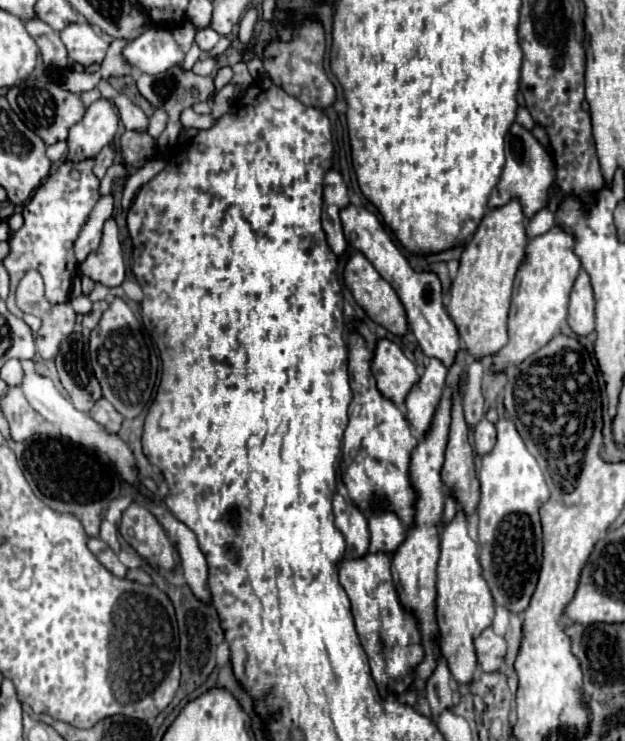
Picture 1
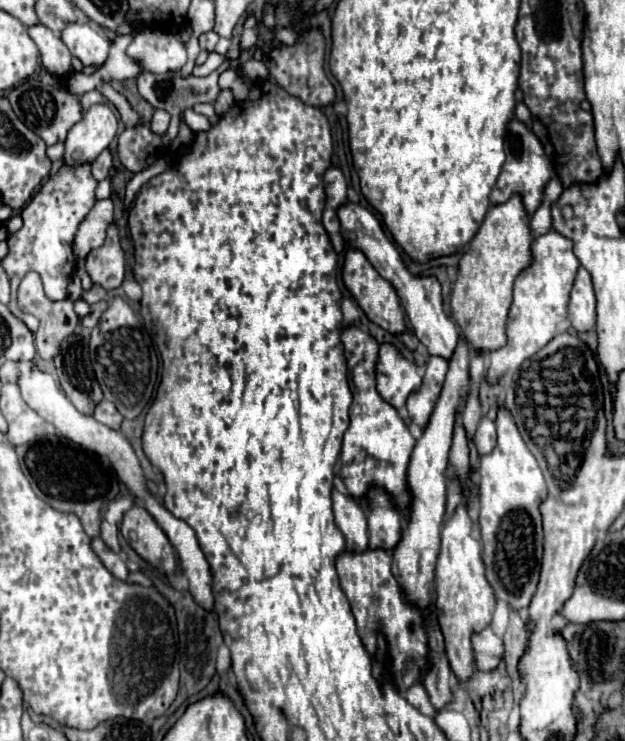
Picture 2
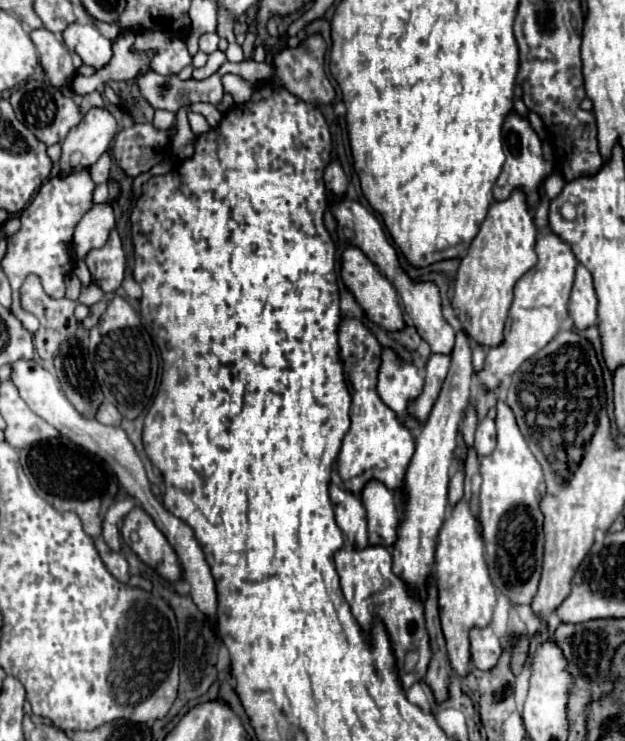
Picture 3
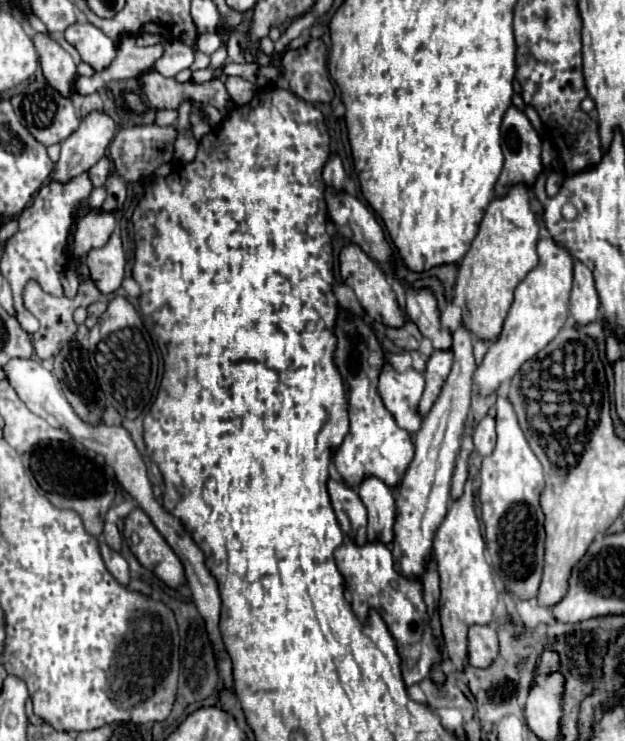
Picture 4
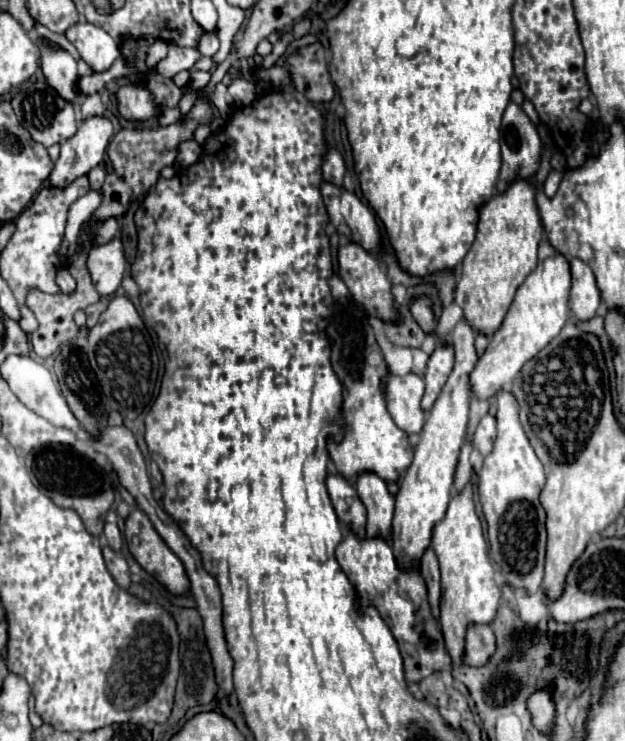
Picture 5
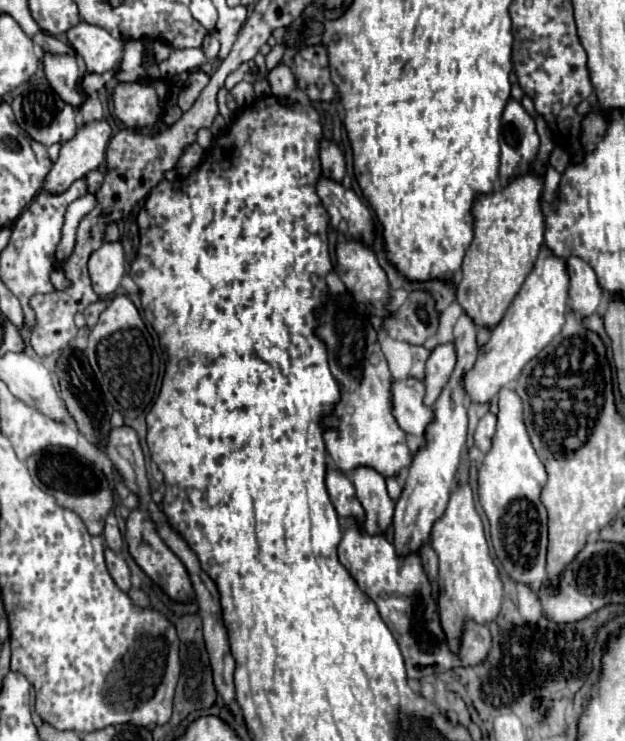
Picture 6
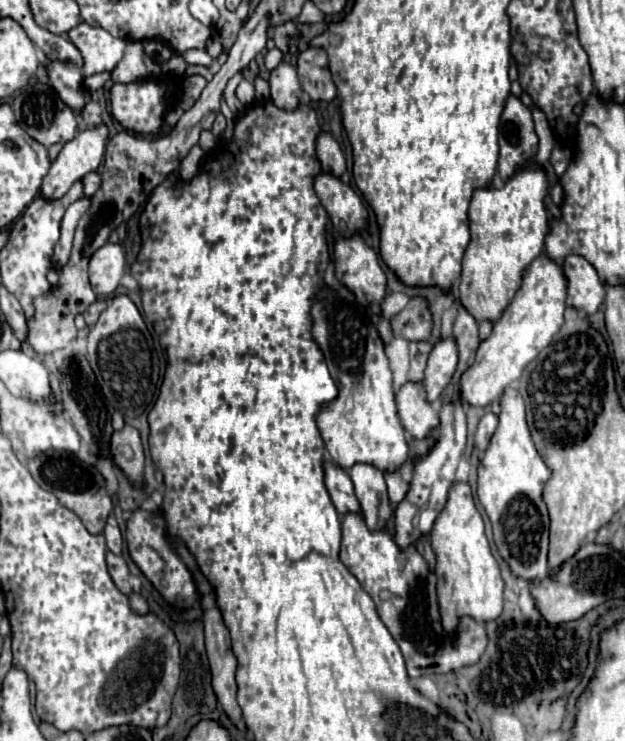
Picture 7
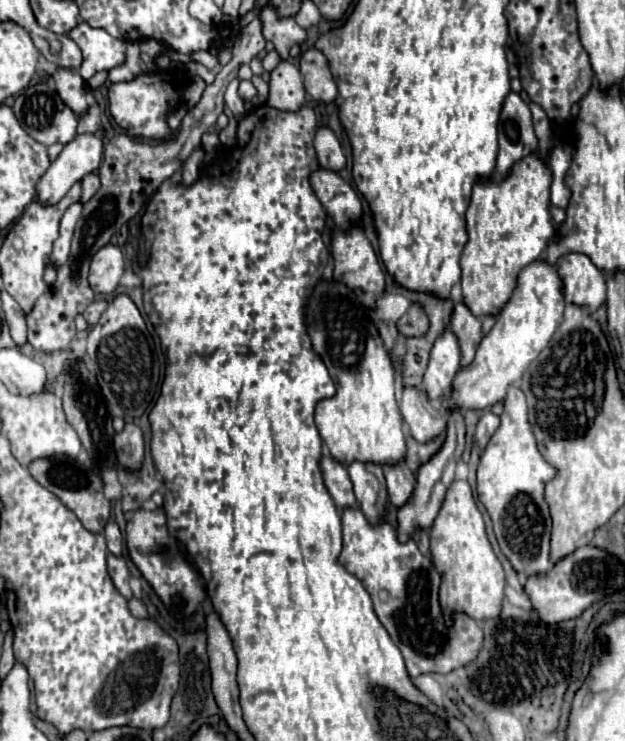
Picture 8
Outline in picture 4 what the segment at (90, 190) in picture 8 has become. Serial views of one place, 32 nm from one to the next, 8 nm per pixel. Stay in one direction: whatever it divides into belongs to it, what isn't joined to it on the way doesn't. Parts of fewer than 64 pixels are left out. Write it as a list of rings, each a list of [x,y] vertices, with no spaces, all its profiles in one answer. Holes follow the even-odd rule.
[[[108,156],[100,158],[100,162],[96,162],[96,166],[92,166],[92,168],[88,170],[88,174],[90,174],[90,180],[92,180],[92,184],[94,184],[96,188],[102,186],[102,184],[106,182],[108,174],[110,174],[110,158],[108,158]]]

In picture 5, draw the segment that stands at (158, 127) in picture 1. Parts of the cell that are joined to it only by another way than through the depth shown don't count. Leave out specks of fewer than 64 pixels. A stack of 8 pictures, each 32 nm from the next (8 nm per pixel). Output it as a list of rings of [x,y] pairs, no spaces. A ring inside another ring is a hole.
[[[162,108],[158,114],[158,124],[160,126],[170,126],[180,120],[180,110],[178,108]]]

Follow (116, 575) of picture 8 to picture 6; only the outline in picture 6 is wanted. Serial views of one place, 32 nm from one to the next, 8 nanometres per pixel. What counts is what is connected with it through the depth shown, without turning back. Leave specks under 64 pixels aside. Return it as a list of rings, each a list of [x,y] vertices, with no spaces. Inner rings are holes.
[[[104,548],[104,558],[106,558],[108,572],[110,572],[110,576],[114,578],[116,586],[118,586],[120,590],[128,592],[128,590],[130,590],[130,570],[128,570],[124,558],[122,558],[120,554],[108,550],[108,548]]]

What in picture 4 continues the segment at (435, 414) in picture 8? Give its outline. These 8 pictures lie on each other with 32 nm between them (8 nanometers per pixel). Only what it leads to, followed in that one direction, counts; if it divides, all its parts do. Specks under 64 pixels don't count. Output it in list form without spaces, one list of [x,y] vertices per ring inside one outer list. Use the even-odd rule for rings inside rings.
[[[386,360],[380,372],[378,392],[386,408],[394,414],[398,426],[408,432],[418,432],[422,426],[422,416],[418,414],[418,400],[424,392],[424,376],[414,368],[406,372],[396,372],[394,366]]]

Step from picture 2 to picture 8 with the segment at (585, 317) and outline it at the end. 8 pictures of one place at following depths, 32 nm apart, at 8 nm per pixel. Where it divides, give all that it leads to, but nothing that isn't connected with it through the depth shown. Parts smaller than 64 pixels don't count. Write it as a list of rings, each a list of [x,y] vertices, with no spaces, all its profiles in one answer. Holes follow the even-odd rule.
[[[572,252],[562,256],[558,272],[564,282],[564,296],[568,304],[584,306],[588,312],[596,312],[604,304],[606,278],[584,254]]]

